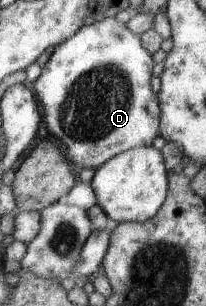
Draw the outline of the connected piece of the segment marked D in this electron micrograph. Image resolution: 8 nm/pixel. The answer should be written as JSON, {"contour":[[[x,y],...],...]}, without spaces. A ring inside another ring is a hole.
{"contour":[[[104,18],[101,21],[95,21],[91,24],[84,24],[74,35],[61,41],[55,45],[52,53],[49,55],[48,60],[40,70],[40,74],[33,81],[32,87],[34,88],[36,100],[39,101],[42,107],[43,123],[46,124],[46,129],[55,137],[64,143],[65,153],[68,161],[72,163],[75,169],[81,168],[97,168],[105,161],[108,161],[112,156],[140,146],[150,146],[152,140],[159,135],[159,115],[160,106],[157,94],[152,92],[150,88],[150,75],[152,69],[151,53],[148,53],[142,47],[139,35],[132,33],[125,23],[118,22],[113,18]]]}

